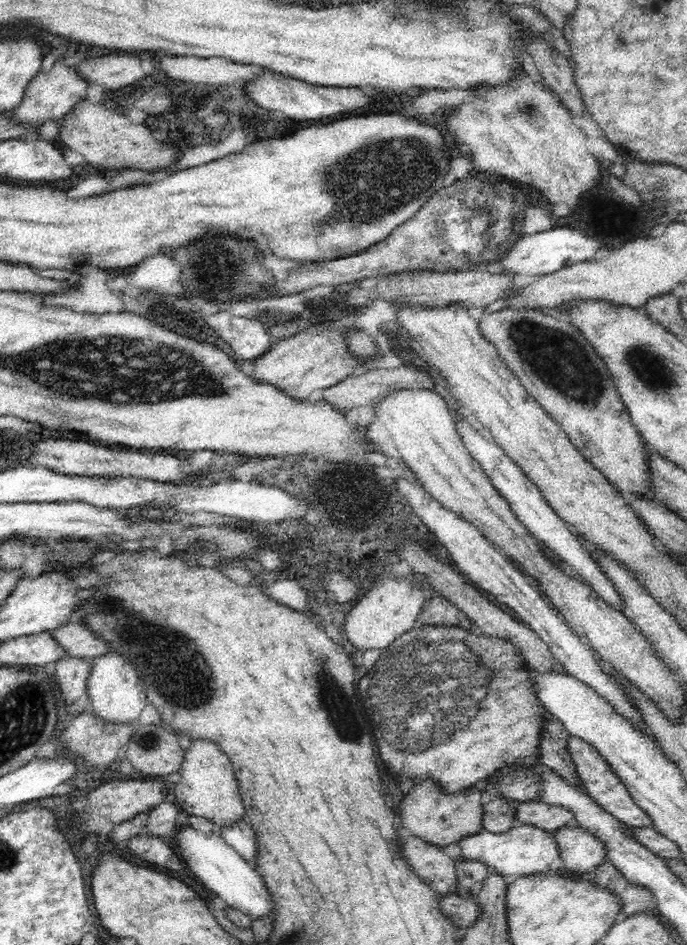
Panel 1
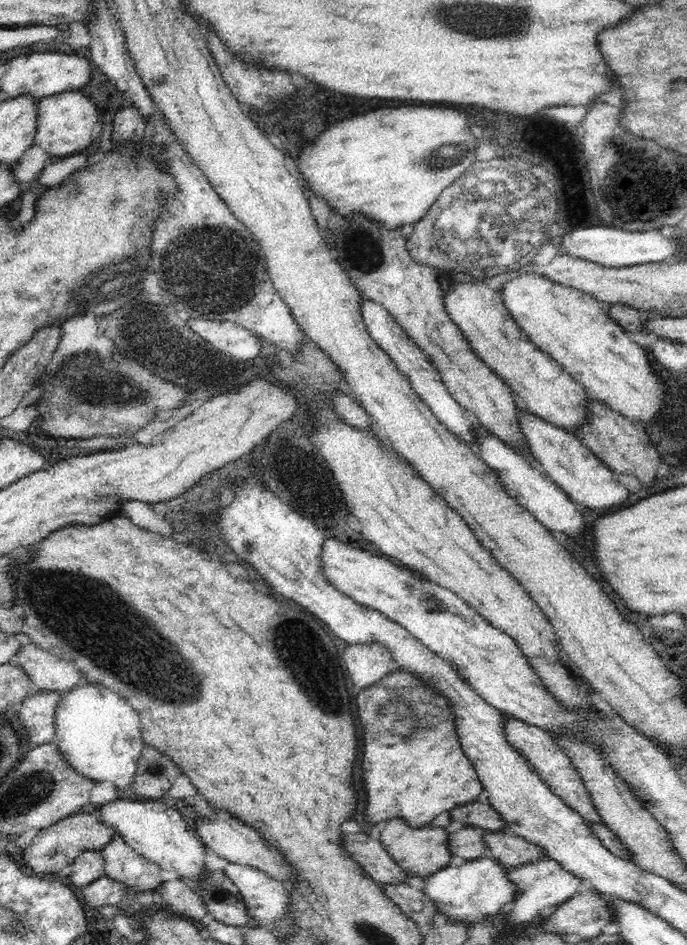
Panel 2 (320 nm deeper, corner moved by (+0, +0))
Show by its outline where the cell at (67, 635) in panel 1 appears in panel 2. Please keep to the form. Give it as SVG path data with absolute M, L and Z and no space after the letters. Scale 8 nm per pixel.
M24 642L22 650L16 652L14 664L28 673L35 691L51 690L63 695L88 680L74 663L42 651L32 642Z

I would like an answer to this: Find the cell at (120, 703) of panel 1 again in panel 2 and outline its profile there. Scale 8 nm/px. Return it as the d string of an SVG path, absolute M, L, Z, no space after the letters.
M86 682L62 695L55 712L55 743L62 753L64 760L76 768L82 777L87 777L97 783L104 783L109 793L111 788L128 790L132 787L133 778L136 777L137 760L140 758L145 744L141 737L141 724L139 714L131 705L124 702L124 698L116 696L112 689L103 684Z

